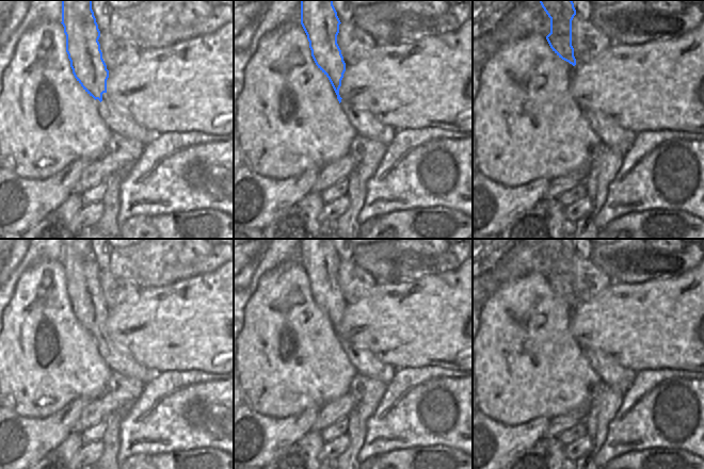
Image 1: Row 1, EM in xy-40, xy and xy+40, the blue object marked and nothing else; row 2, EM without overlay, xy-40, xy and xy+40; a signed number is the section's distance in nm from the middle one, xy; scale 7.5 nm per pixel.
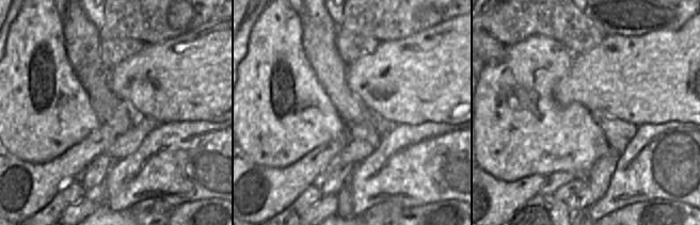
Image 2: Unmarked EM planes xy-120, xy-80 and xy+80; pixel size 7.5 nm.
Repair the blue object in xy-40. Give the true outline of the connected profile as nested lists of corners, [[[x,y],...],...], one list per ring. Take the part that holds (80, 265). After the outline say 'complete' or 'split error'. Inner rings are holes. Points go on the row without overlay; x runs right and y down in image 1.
[[[62,239],[62,261],[64,265],[64,272],[66,274],[66,291],[70,300],[70,306],[77,320],[81,323],[83,328],[96,339],[98,346],[98,353],[113,372],[140,379],[144,384],[149,382],[154,376],[154,372],[138,362],[132,354],[123,347],[107,330],[107,319],[109,317],[109,309],[102,297],[102,291],[100,289],[100,282],[98,280],[100,276],[100,270],[92,248],[92,239]]]; split error

